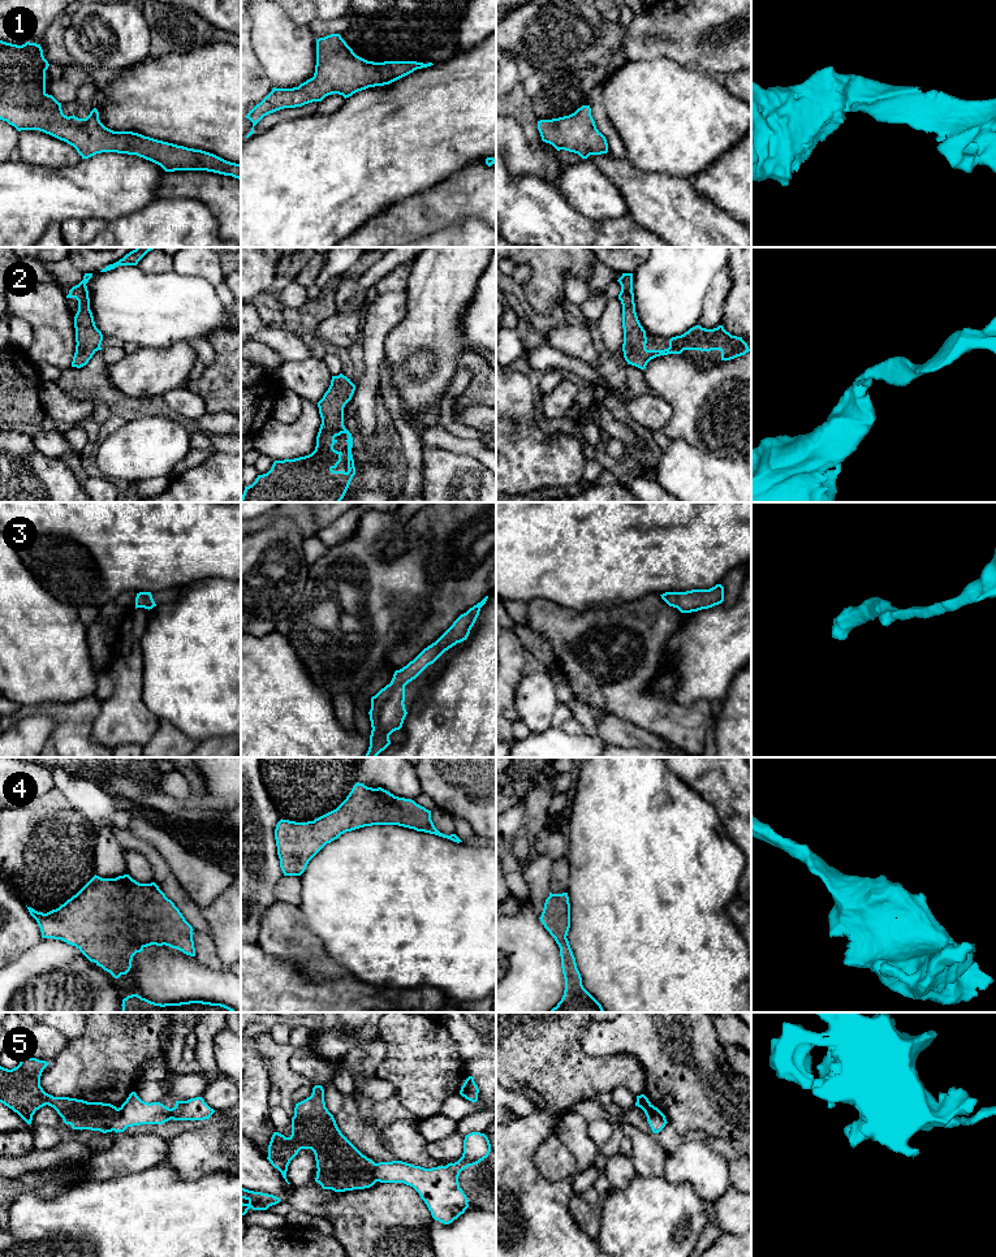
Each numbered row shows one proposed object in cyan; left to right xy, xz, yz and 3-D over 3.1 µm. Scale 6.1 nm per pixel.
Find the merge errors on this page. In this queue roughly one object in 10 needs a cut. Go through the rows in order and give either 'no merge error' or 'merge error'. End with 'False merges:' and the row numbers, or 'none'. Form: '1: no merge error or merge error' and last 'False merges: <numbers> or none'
1: no merge error
2: no merge error
3: no merge error
4: no merge error
5: no merge error
False merges: none

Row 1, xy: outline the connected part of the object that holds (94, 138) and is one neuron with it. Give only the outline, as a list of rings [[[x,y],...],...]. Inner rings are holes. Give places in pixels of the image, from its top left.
[[[0,40],[0,120],[21,130],[39,130],[73,146],[82,159],[102,152],[137,155],[160,165],[165,172],[207,170],[241,180],[241,164],[227,161],[214,154],[158,141],[133,131],[113,131],[99,120],[94,108],[86,118],[65,116],[52,95],[46,92],[46,70],[49,64],[40,44],[22,46]]]

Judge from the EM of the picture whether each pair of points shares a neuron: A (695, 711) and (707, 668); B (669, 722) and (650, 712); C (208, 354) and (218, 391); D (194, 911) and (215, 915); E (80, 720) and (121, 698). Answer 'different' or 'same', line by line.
A: different
B: same
C: different
D: different
E: different

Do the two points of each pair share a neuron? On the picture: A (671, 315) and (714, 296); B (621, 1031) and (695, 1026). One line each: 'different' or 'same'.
A: different
B: same

